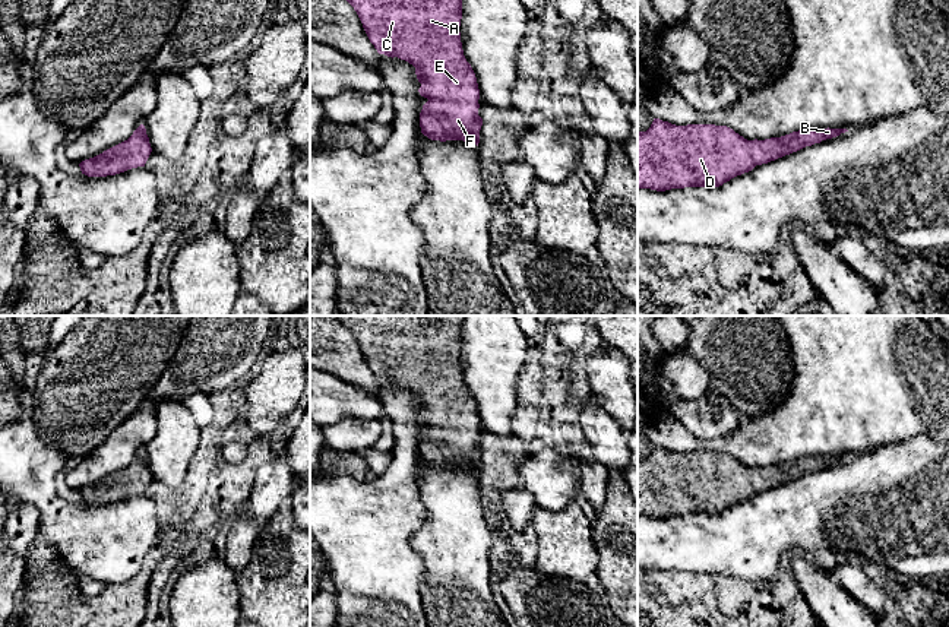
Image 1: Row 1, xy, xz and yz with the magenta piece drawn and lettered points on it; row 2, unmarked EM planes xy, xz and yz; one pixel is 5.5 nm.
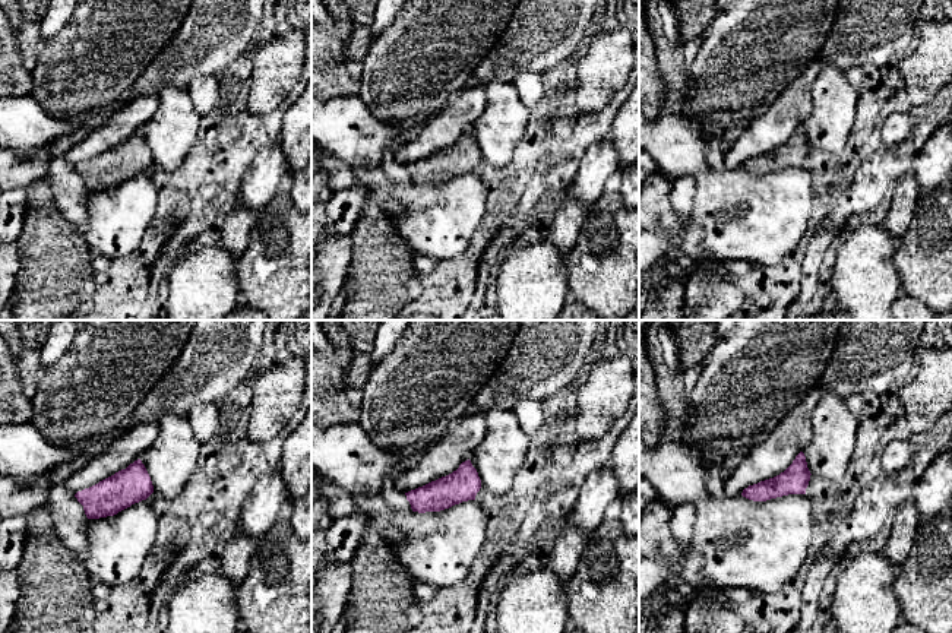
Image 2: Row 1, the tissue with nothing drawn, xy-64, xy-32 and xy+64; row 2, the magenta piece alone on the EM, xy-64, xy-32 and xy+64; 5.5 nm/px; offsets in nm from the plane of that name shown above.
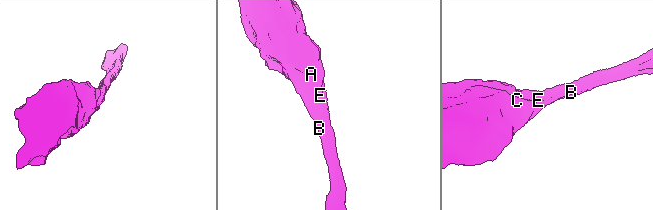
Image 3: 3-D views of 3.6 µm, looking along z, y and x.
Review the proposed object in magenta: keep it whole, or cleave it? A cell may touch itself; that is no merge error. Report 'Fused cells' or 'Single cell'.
Single cell

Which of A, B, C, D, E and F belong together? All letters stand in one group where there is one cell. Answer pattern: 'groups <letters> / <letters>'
groups A B C D E F

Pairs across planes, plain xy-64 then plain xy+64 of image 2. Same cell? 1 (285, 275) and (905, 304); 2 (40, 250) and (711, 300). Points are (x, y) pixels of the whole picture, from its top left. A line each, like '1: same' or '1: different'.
1: different
2: same

